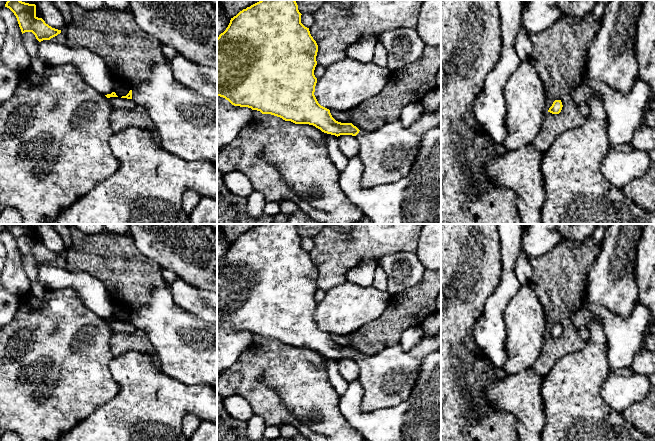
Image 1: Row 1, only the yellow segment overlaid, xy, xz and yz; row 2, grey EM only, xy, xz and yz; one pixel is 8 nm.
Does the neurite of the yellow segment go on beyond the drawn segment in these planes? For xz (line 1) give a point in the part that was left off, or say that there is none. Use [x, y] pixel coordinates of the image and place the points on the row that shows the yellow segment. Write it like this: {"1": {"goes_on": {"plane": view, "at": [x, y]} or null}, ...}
{"1": {"goes_on": {"plane": "xz", "at": [387, 154]}}}

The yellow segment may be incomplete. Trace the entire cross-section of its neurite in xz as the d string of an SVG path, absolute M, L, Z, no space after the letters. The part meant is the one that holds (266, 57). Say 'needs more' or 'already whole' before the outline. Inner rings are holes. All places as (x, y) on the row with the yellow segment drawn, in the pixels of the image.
needs more; M260 0L231 18L226 30L217 38L217 96L225 98L234 106L248 107L295 124L313 125L322 132L337 137L355 136L359 143L358 156L364 166L361 186L371 188L399 181L409 174L423 135L435 127L441 127L441 104L435 113L424 111L422 117L408 127L398 120L375 131L363 131L352 123L336 121L330 110L321 106L314 95L318 45L309 28L301 23L301 15L295 0Z

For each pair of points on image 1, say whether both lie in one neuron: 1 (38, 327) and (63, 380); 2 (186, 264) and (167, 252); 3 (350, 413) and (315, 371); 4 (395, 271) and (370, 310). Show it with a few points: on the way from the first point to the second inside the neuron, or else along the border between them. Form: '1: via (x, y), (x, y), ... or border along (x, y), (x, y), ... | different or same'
1: via (51, 340), (53, 342), (53, 367) | same
2: via (181, 259), (175, 253), (172, 253) | same
3: border along (339, 396), (339, 410), (349, 422) | different
4: border along (386, 291), (390, 296) | different

